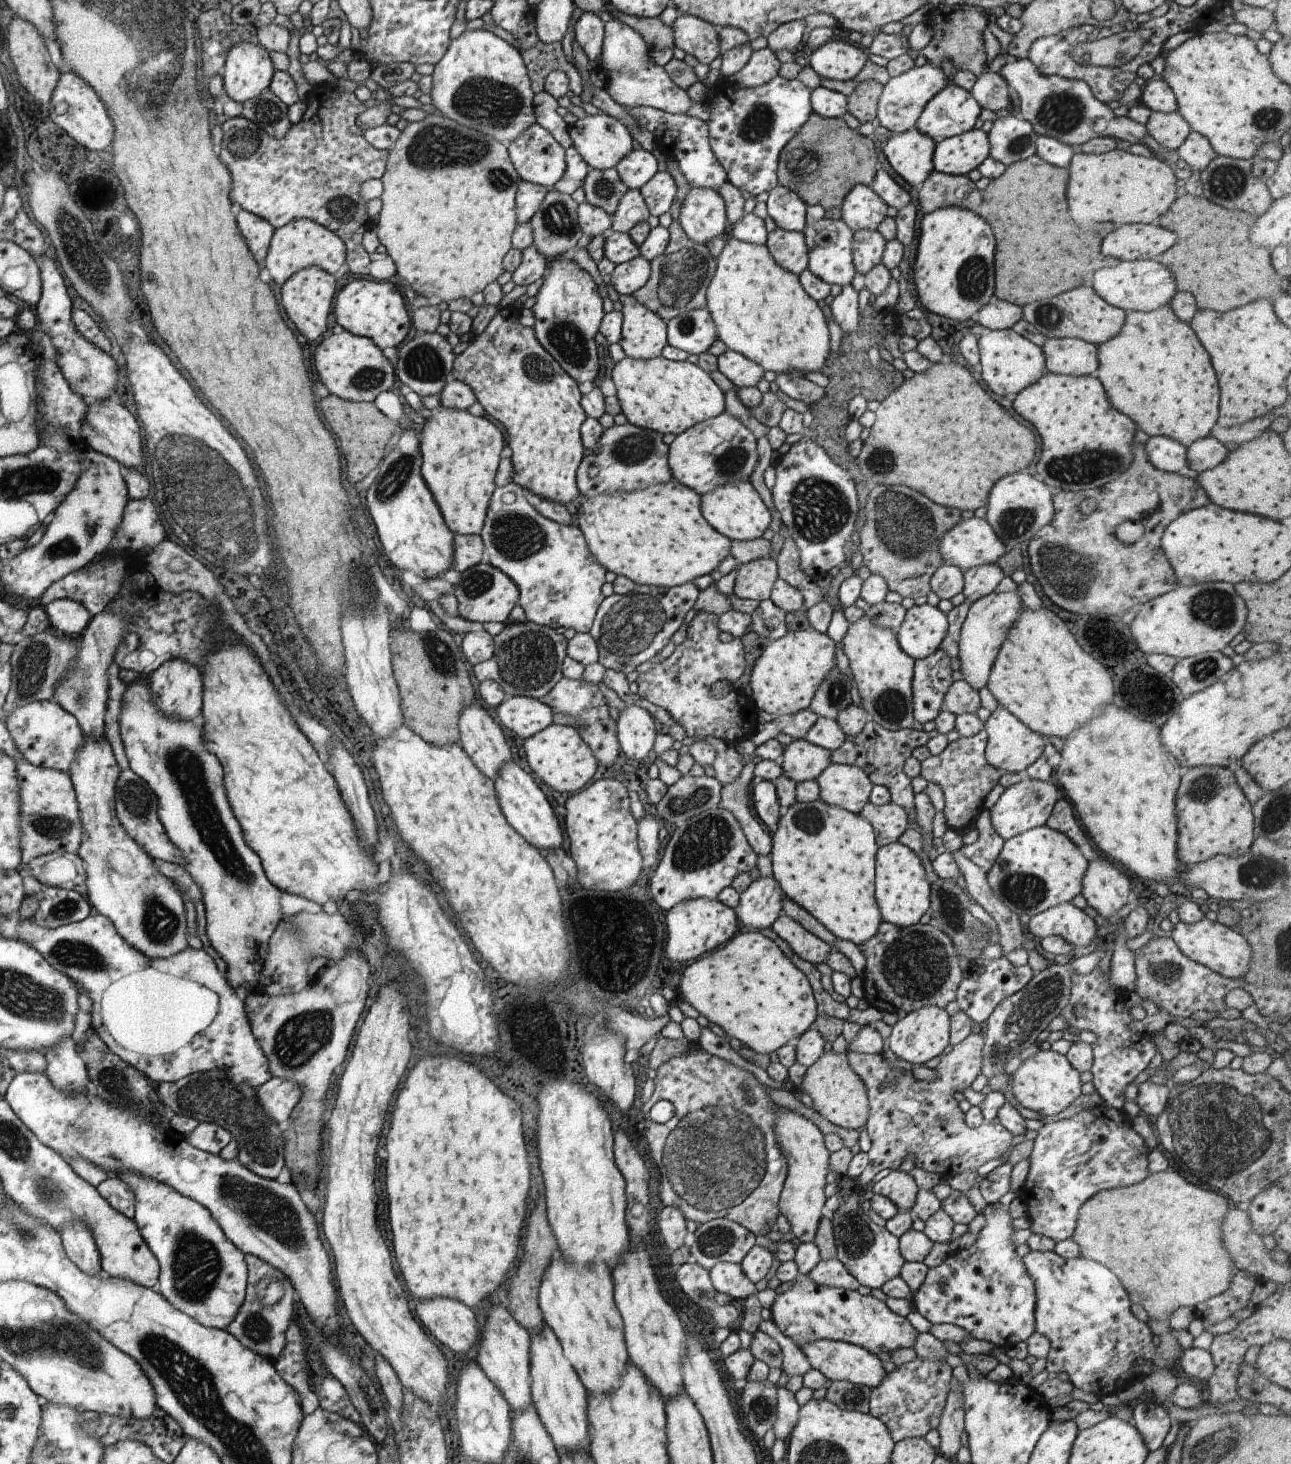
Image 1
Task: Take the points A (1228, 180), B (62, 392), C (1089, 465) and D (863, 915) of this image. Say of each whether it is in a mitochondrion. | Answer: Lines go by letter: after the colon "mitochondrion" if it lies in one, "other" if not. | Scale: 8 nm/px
A: mitochondrion
B: other
C: mitochondrion
D: other

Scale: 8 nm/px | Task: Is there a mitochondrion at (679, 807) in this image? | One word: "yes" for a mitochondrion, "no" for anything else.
yes

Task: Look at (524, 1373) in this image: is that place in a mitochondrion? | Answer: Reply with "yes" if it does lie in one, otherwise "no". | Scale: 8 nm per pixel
no

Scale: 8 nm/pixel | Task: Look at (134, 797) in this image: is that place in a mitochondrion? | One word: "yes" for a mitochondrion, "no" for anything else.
yes

